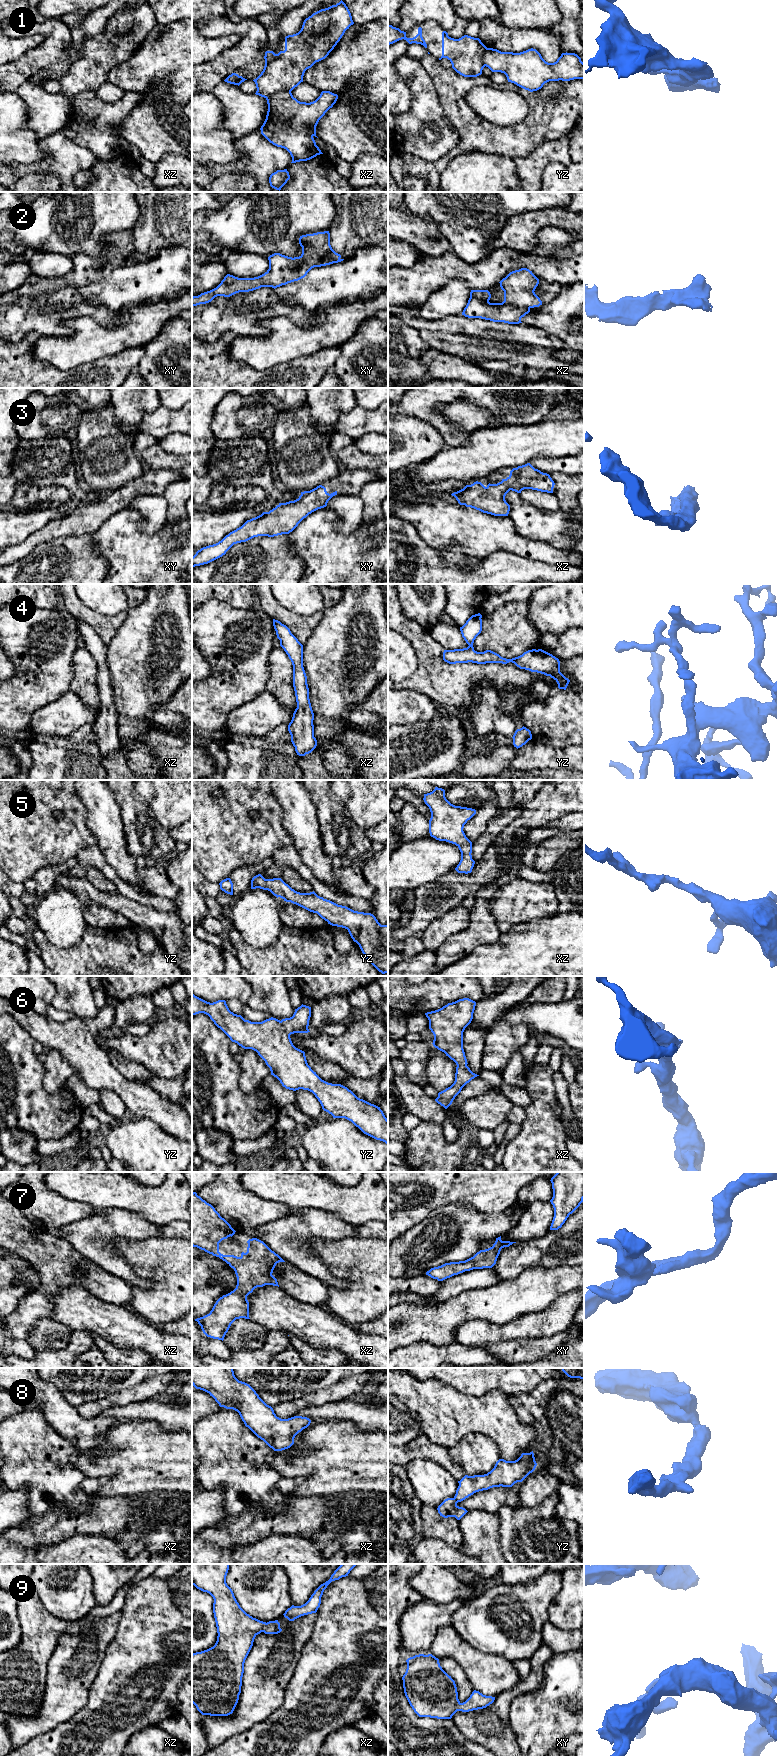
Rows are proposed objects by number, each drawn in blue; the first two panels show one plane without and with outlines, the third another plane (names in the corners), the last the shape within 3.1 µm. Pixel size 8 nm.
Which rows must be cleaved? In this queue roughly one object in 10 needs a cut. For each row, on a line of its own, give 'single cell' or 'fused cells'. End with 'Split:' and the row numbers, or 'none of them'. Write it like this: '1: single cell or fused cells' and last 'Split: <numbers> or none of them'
1: fused cells
2: single cell
3: single cell
4: single cell
5: single cell
6: single cell
7: single cell
8: single cell
9: single cell
Split: 1

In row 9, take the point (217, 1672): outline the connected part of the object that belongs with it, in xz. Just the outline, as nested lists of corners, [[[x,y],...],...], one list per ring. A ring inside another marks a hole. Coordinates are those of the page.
[[[192,1564],[192,1585],[194,1585],[197,1589],[209,1593],[213,1599],[213,1613],[214,1613],[214,1618],[216,1622],[216,1627],[217,1627],[217,1641],[215,1645],[207,1650],[201,1651],[201,1652],[196,1652],[192,1654],[192,1703],[196,1706],[197,1710],[202,1714],[202,1715],[210,1715],[210,1716],[228,1716],[233,1713],[238,1700],[239,1700],[239,1695],[241,1693],[241,1686],[242,1686],[242,1677],[244,1673],[244,1663],[245,1660],[253,1646],[253,1642],[255,1637],[260,1634],[261,1632],[264,1632],[265,1634],[278,1634],[282,1631],[280,1628],[280,1623],[278,1620],[275,1621],[269,1621],[269,1622],[263,1622],[260,1621],[256,1618],[253,1618],[249,1614],[247,1614],[239,1605],[237,1602],[234,1593],[232,1589],[227,1585],[226,1583],[226,1576],[229,1570],[229,1564]]]

